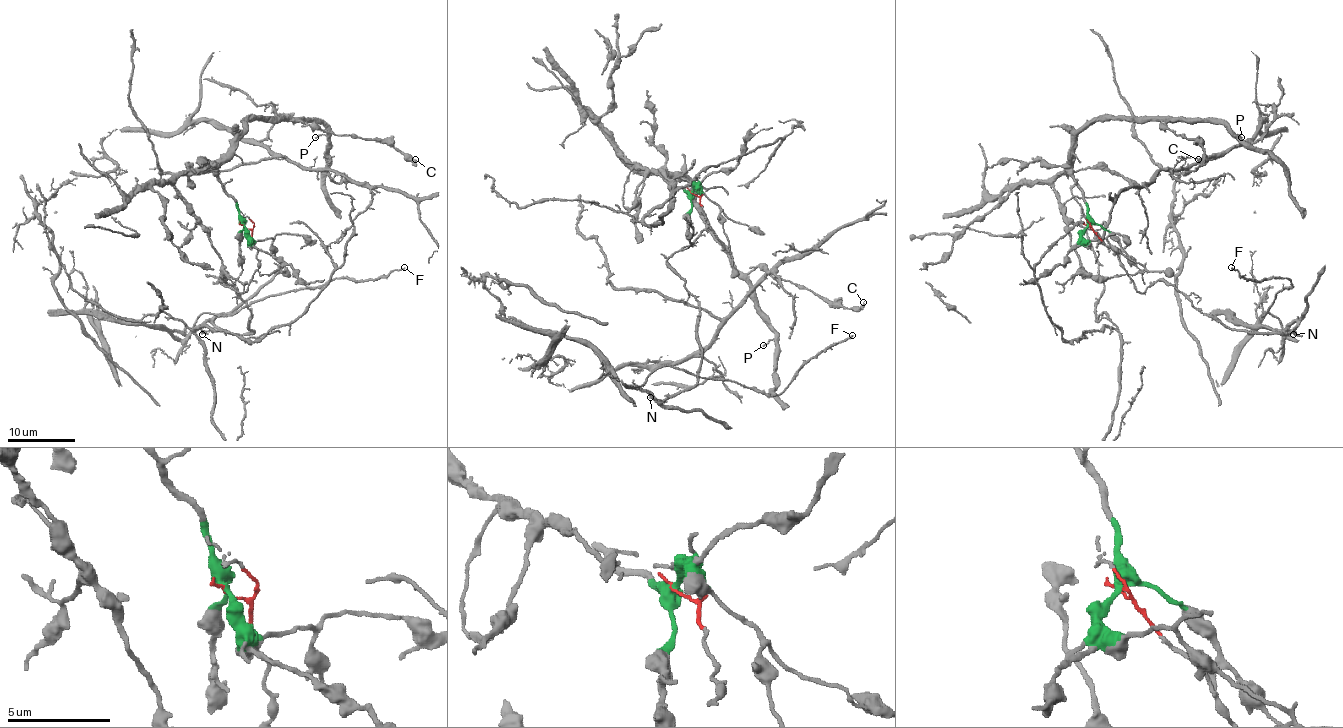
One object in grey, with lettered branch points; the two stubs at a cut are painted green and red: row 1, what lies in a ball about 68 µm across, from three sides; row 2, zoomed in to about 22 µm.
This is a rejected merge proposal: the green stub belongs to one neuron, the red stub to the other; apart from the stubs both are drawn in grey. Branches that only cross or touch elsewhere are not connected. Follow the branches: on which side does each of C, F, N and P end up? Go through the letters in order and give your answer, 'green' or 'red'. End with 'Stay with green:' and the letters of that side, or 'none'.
C: green
F: red
N: red
P: green
Stay with green: C, P

